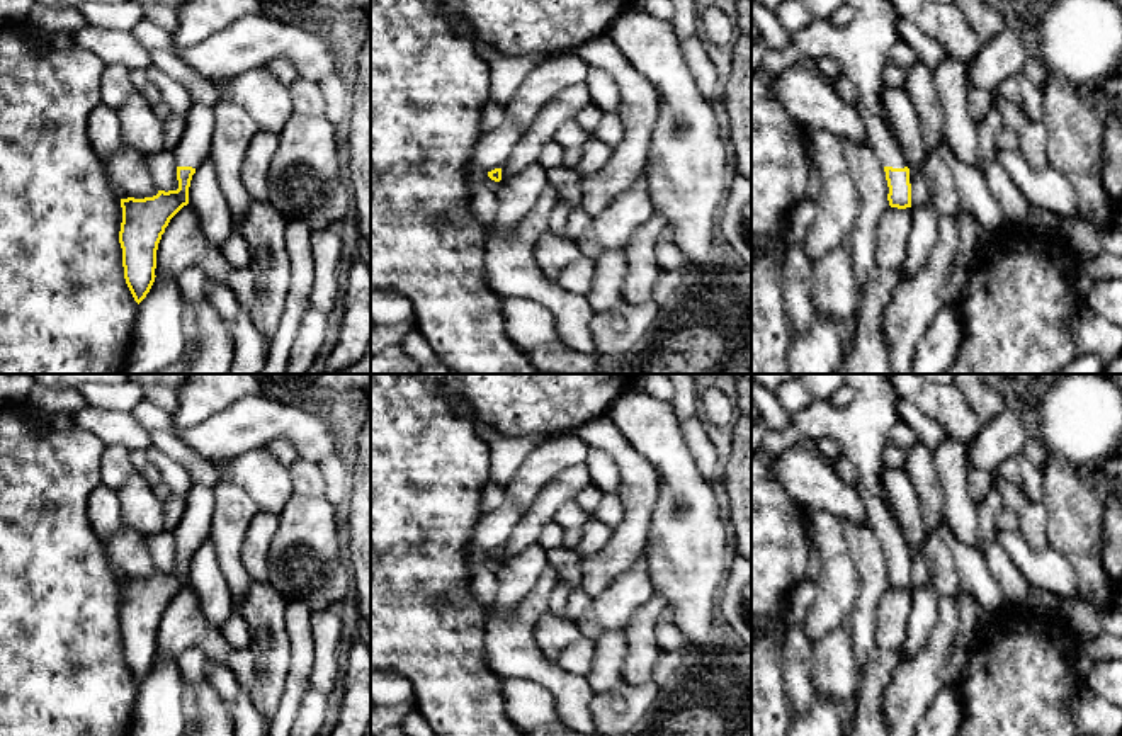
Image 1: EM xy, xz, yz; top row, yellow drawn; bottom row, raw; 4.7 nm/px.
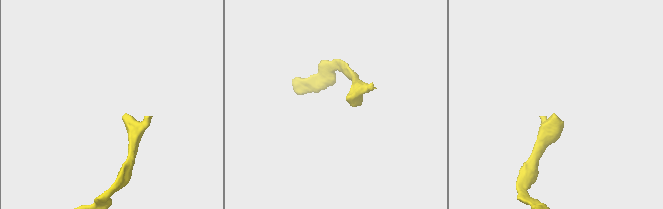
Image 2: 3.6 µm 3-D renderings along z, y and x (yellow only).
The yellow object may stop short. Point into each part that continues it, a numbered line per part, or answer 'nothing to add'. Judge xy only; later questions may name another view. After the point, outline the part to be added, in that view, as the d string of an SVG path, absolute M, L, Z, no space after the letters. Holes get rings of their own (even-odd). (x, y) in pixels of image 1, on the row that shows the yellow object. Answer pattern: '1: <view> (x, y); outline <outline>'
1: xy (194, 145); outline M194 100L185 117L185 129L173 150L175 165L199 168L209 158L212 131L214 109Z

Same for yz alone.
1: yz (861, 46); outline M843 0L853 8L853 19L836 27L828 19L814 19L806 29L790 34L787 49L768 49L762 68L774 78L802 59L835 58L842 75L852 80L857 105L882 167L904 168L899 139L887 126L889 116L881 102L882 70L887 53L899 39L896 10L891 0Z

